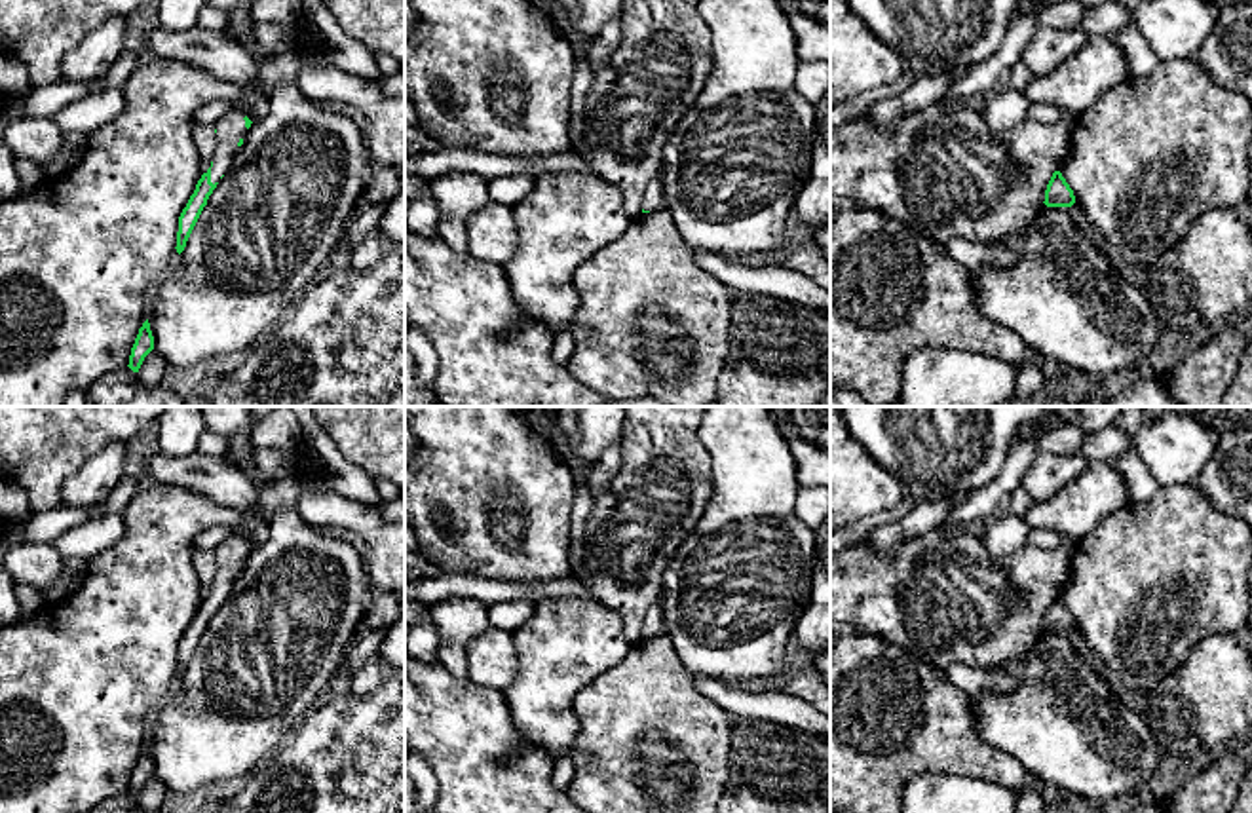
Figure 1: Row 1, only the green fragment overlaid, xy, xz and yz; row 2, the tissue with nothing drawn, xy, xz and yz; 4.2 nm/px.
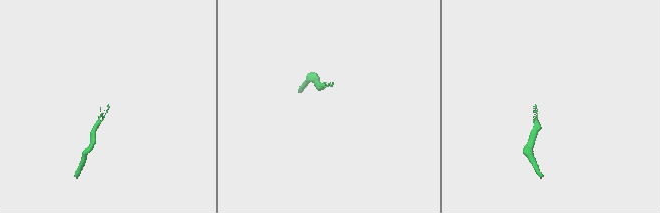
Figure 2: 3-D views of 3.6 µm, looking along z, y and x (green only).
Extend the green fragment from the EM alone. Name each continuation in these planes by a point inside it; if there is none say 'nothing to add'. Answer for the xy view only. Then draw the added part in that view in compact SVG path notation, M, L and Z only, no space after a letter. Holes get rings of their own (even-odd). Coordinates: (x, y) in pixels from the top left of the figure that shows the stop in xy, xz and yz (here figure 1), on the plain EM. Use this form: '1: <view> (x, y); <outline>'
1: xy (230, 553); M234 532L226 541L222 541L213 553L217 555L217 576L213 581L211 593L211 608L218 608L220 602L228 596L237 568L245 564L245 536L241 532Z

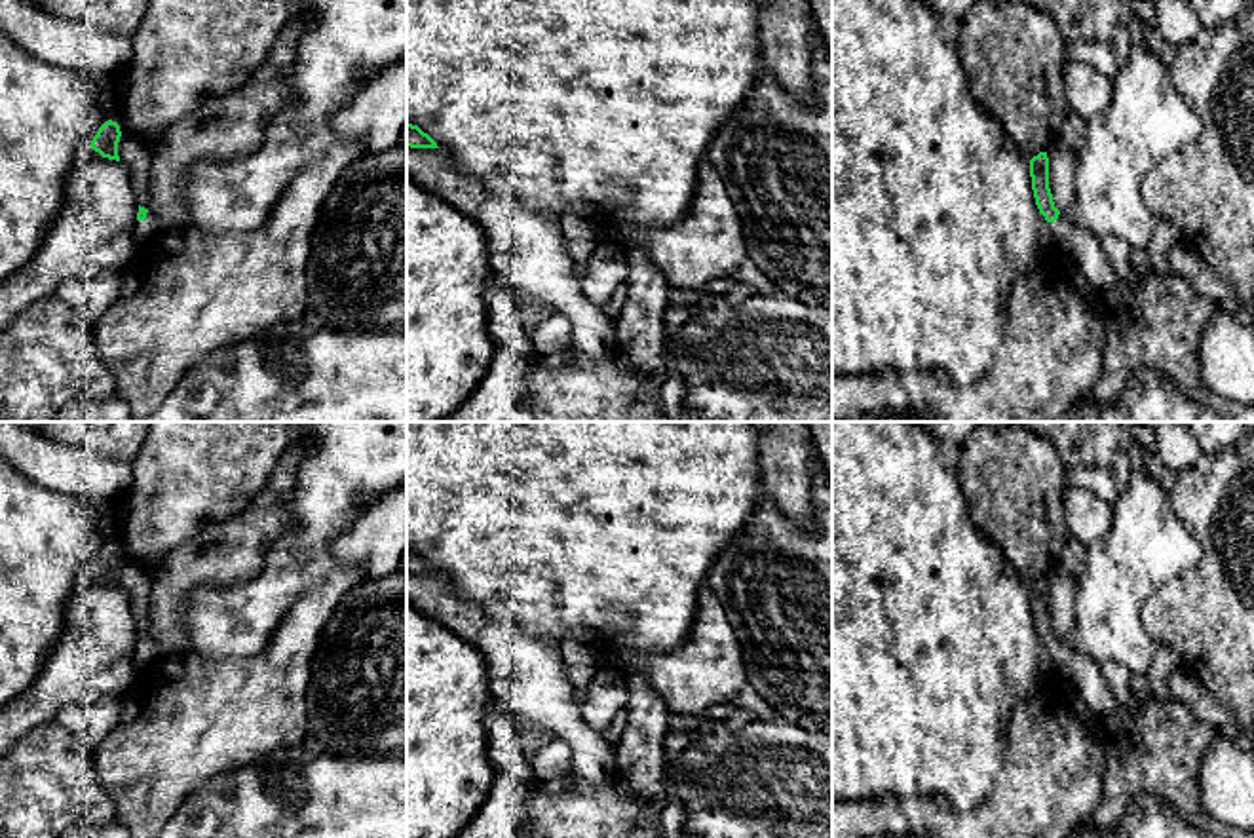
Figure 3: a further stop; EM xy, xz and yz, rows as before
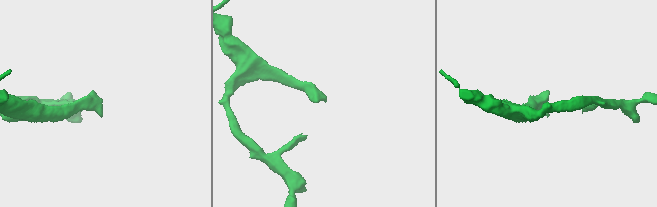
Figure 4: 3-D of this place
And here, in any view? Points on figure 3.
1: xy (147, 654); M148 637L144 646L135 648L133 661L137 669L142 669L160 657L162 657L162 650L158 642L152 637Z

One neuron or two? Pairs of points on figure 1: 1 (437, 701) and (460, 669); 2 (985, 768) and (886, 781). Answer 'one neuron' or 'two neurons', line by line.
1: two neurons
2: one neuron

